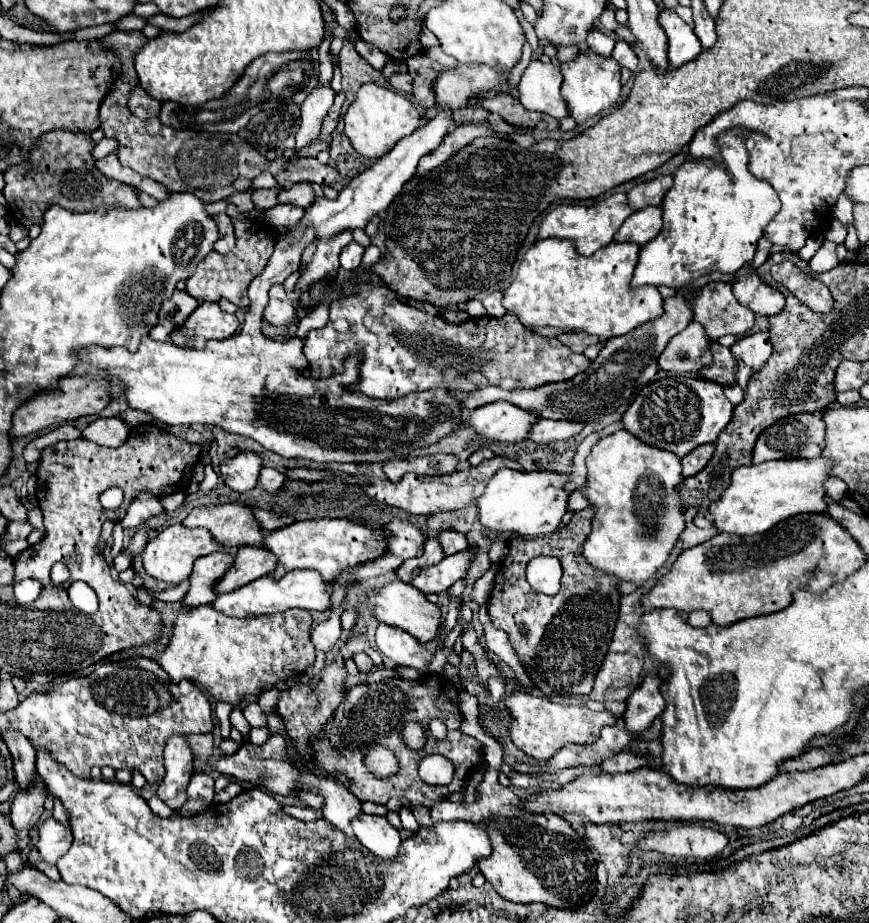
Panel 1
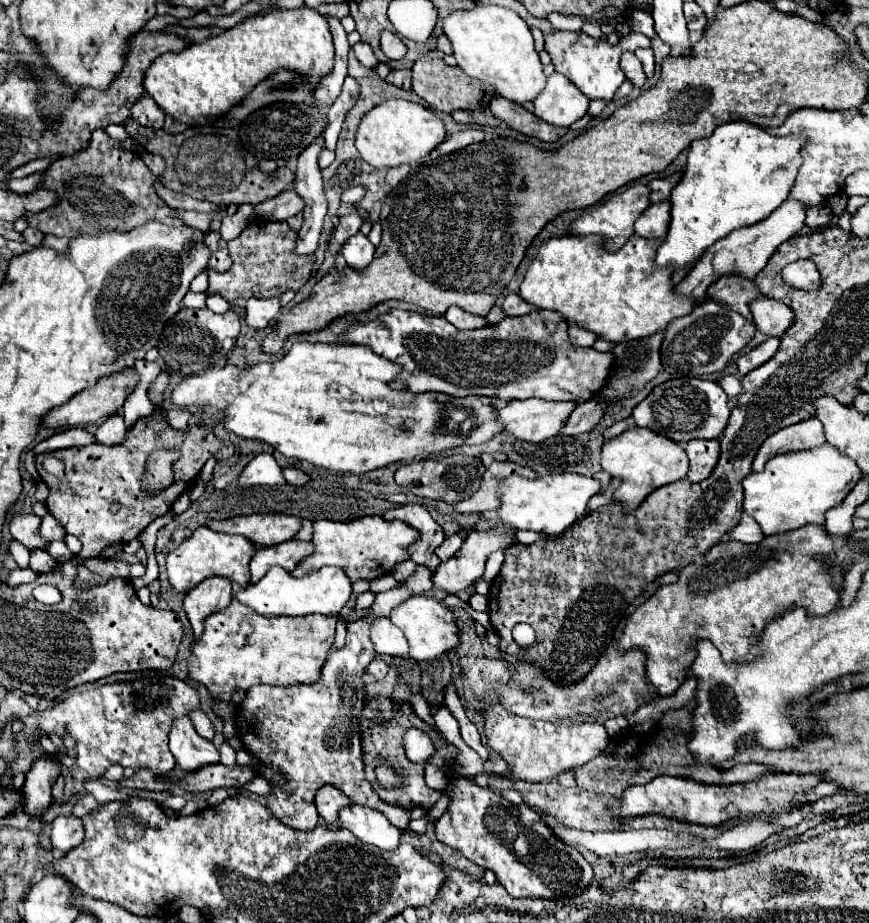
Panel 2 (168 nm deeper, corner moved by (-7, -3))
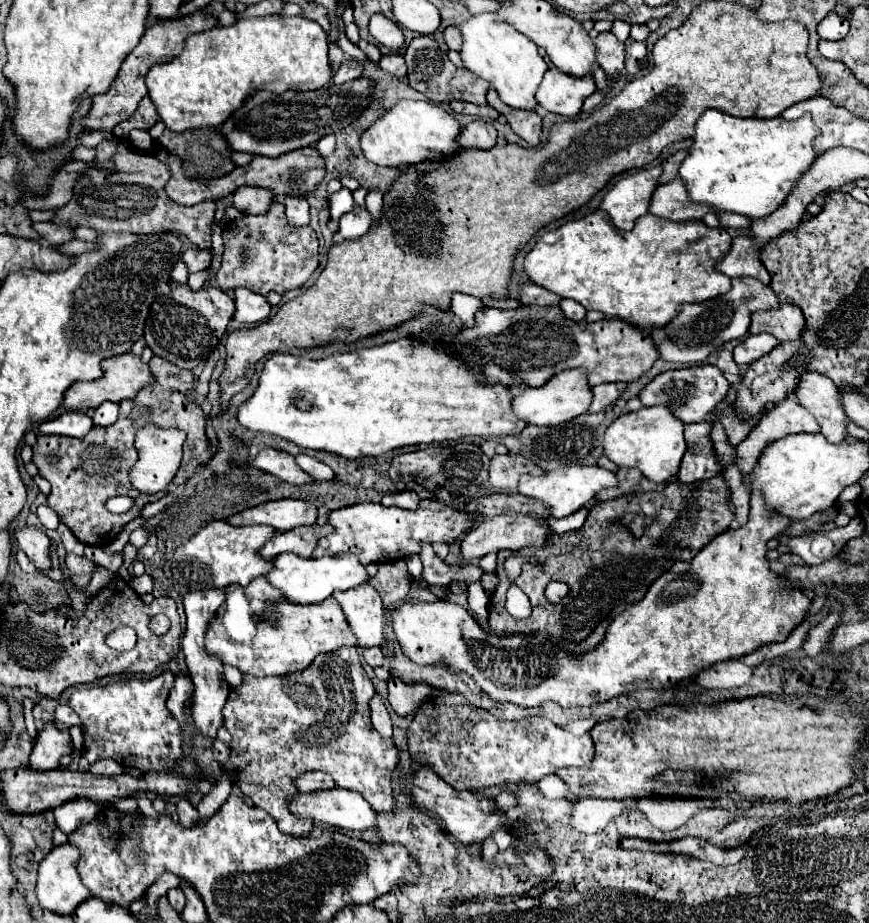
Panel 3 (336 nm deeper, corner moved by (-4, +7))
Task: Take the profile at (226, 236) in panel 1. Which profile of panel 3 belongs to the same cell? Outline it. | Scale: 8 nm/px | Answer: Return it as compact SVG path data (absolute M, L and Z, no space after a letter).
M188 249L188 251L184 251L182 261L186 263L188 273L196 273L196 271L206 269L210 265L212 257L210 257L208 249Z

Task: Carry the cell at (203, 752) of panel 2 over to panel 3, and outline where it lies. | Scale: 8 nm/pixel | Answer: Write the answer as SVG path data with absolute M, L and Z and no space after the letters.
M184 673L176 675L176 681L174 681L174 687L170 689L166 705L168 705L168 711L180 721L180 725L186 723L184 709L186 709L190 695L192 695L192 681L188 679L188 675L184 675Z

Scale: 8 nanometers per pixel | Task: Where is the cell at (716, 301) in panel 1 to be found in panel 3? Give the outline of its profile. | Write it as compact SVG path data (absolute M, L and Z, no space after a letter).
M734 237L732 249L718 265L718 271L722 271L728 277L754 277L762 281L764 285L770 283L770 273L764 269L760 261L760 251L756 249L756 241L752 237Z

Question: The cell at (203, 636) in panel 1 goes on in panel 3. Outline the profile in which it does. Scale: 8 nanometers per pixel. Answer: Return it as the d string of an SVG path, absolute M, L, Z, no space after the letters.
M264 575L254 577L246 587L226 587L226 601L220 605L206 635L208 653L254 677L302 671L316 655L336 651L344 645L356 647L356 637L348 629L348 621L344 621L344 613L334 597L316 605L292 605L280 589L268 585Z

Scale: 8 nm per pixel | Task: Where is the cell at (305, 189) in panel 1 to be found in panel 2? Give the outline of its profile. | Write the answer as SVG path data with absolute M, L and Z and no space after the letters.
M287 189L277 197L255 205L257 217L265 221L285 221L287 217L293 217L303 209L305 209L305 199L301 199L301 195L295 189Z

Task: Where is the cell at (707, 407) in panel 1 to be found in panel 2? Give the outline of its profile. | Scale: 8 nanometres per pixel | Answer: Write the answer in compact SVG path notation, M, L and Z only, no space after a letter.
M671 379L657 385L635 409L633 419L637 427L647 427L657 435L663 435L679 445L691 439L719 439L727 427L731 415L729 397L719 383L691 379Z

